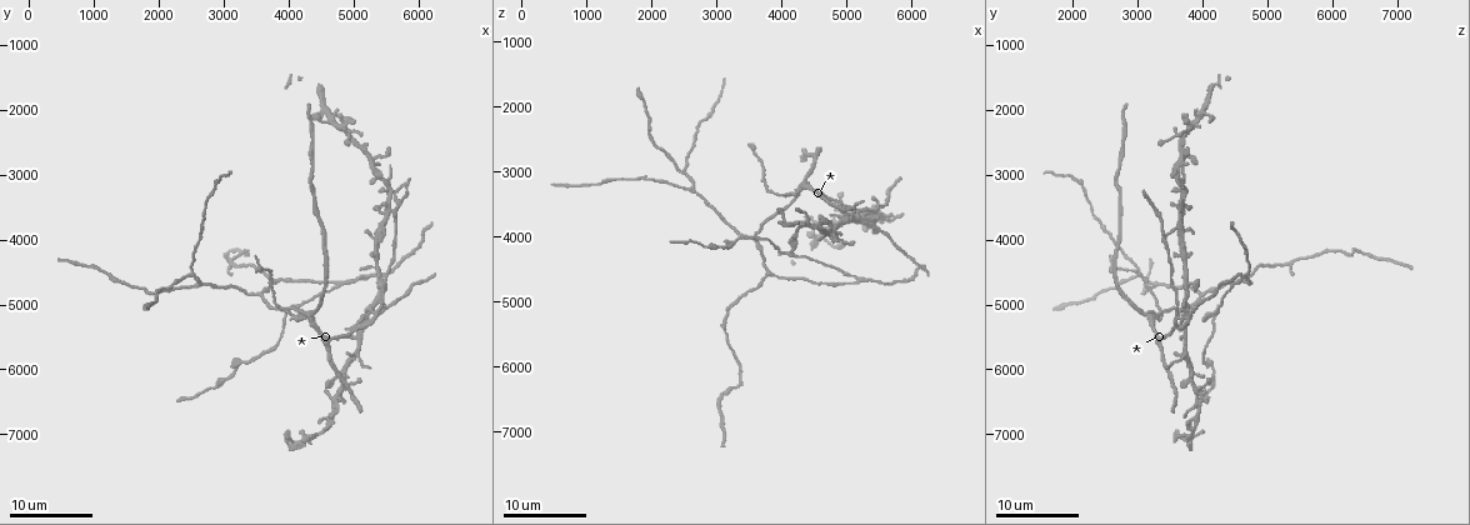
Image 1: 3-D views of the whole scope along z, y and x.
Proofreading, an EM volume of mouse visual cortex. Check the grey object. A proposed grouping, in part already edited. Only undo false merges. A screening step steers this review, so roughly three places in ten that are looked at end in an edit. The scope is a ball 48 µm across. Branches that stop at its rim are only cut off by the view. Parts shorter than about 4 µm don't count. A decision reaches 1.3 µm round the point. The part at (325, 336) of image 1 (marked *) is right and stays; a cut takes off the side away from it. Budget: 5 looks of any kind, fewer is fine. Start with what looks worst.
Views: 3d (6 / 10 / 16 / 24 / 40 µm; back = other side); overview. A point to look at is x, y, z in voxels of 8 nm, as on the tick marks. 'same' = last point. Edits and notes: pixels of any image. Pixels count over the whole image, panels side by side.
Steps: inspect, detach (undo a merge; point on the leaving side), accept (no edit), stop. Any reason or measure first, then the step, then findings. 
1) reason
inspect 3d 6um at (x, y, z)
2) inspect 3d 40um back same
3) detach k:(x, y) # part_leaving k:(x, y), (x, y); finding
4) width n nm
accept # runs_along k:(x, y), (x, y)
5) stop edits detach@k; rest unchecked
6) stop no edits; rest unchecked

three-way junction
inspect 3d 24um at (4300, 5150, 3350)

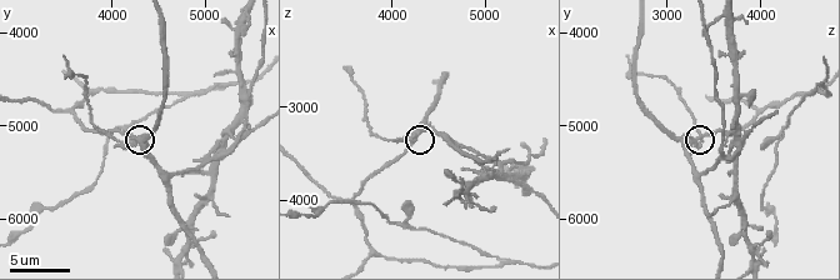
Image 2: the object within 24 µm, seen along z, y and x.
inspect 3d 10um at (4250, 5200, 3300)

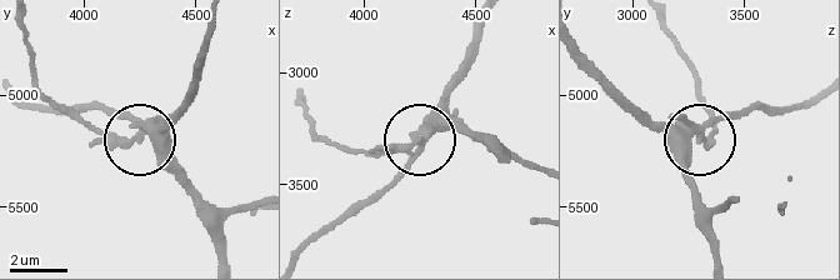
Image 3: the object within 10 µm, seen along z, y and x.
arms 3
detach 3:(114, 148) # part_leaving 3:(143, 126), (101, 138), (59, 109), (40, 88), (25, 24); a second cell is stuck on

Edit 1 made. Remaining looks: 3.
side arm on a straight run
inspect 3d 16um at (5350, 5100, 3600)

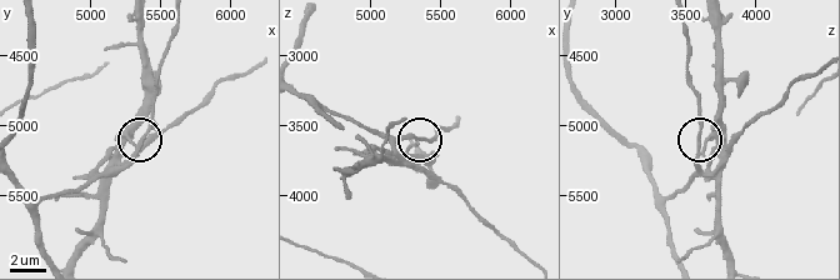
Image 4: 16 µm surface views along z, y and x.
accept # runs_along 4:(30, 193), (65, 193), (124, 166), (148, 130), (155, 100); continuous, no second cell

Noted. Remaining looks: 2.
three arms meet
inspect 3d 10um at (3600, 4800, 4000)

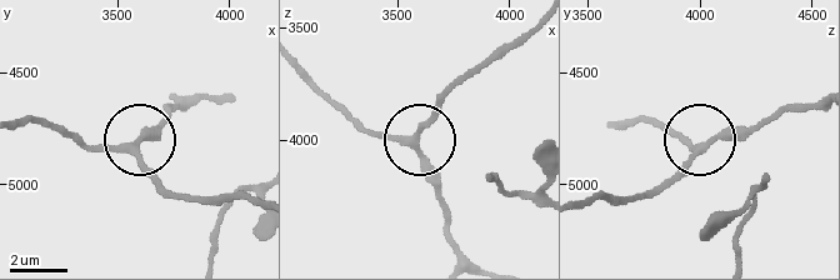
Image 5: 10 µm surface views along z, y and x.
width 230 nm
accept # runs_along 5:(535, 24), (491, 53), (410, 136), (384, 139), (350, 120); continuous, no second cell

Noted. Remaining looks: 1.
stop edits detach@3; rest unchecked

